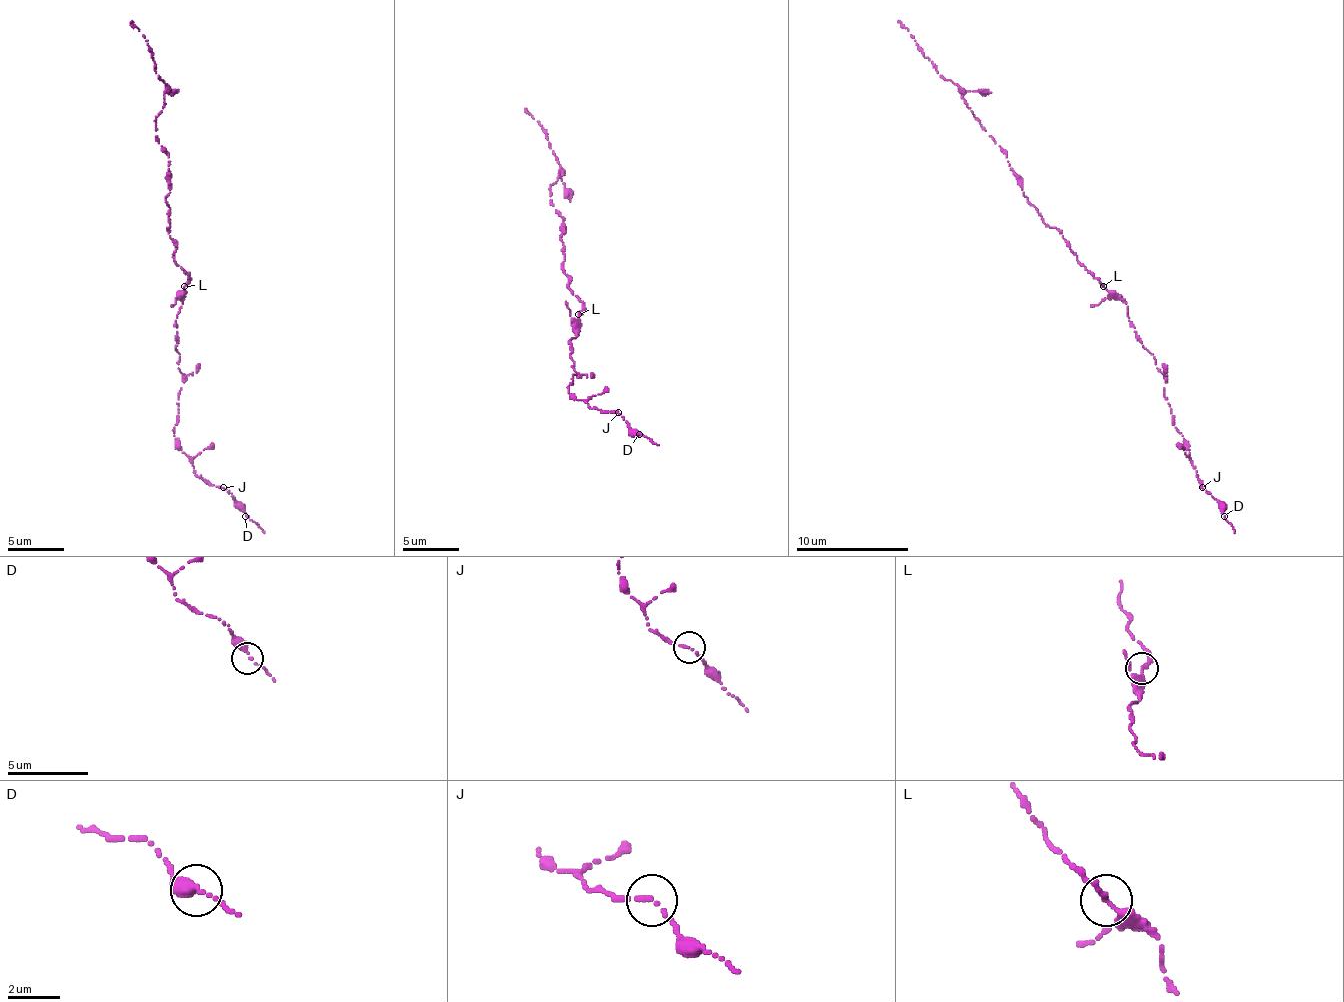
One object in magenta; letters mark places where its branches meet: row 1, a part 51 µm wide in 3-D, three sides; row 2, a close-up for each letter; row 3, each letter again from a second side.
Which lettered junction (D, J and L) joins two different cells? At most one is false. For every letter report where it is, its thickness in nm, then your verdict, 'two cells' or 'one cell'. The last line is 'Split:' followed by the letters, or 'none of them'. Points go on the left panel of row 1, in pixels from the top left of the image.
D: place (245, 516); calibre 220 nm; one cell
J: place (223, 487); calibre 170 nm; one cell
L: place (184, 286); calibre 240 nm; one cell
Split: none of them

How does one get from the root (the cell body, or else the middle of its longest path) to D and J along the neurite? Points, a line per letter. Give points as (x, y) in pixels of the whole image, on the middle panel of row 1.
D: (583, 307), (577, 336), (569, 338), (577, 375), (569, 392), (592, 409), (617, 412), (639, 434)
J: (583, 307), (577, 336), (569, 338), (569, 358), (577, 375), (572, 375), (569, 392), (592, 409), (617, 412)

